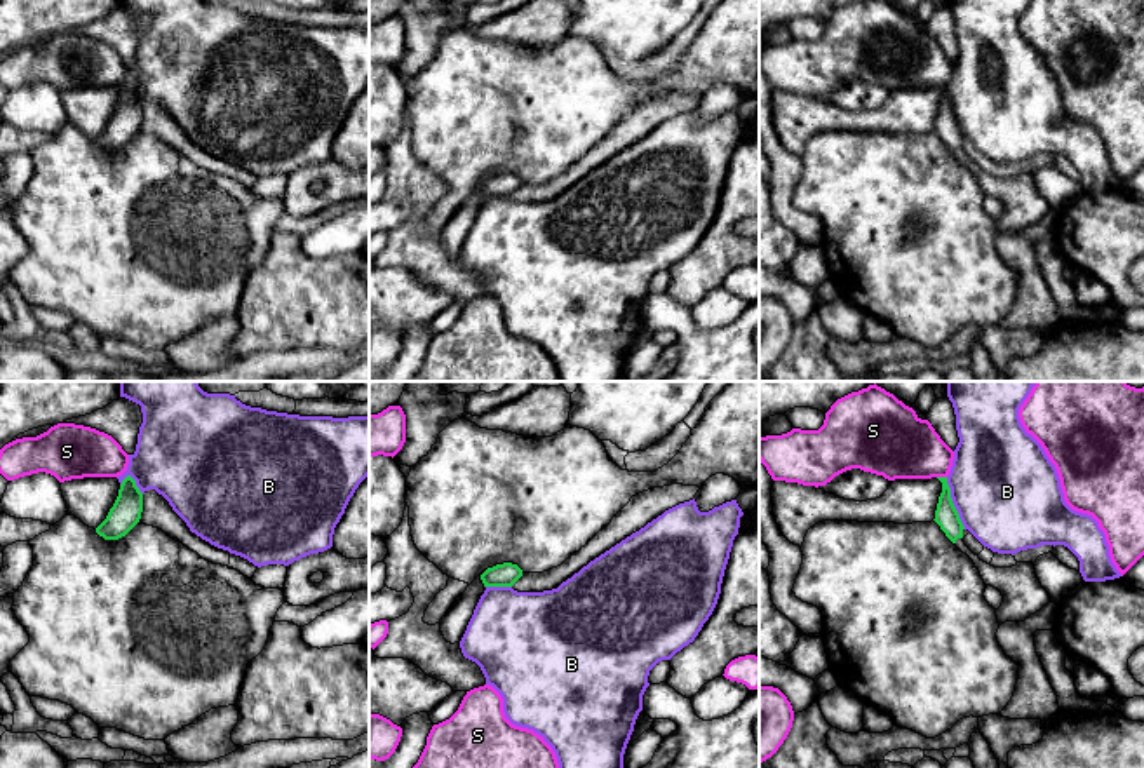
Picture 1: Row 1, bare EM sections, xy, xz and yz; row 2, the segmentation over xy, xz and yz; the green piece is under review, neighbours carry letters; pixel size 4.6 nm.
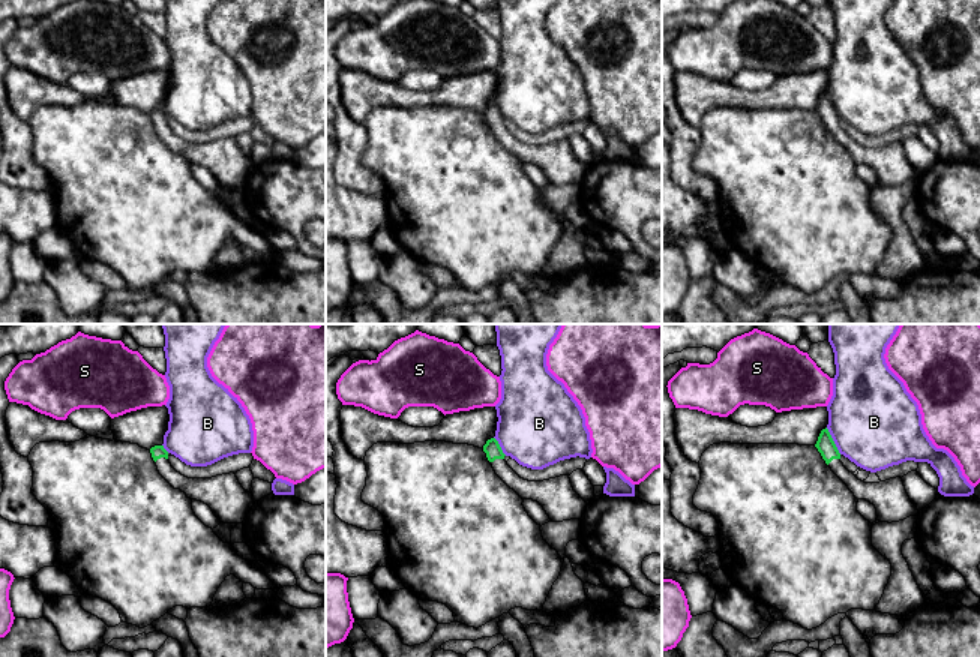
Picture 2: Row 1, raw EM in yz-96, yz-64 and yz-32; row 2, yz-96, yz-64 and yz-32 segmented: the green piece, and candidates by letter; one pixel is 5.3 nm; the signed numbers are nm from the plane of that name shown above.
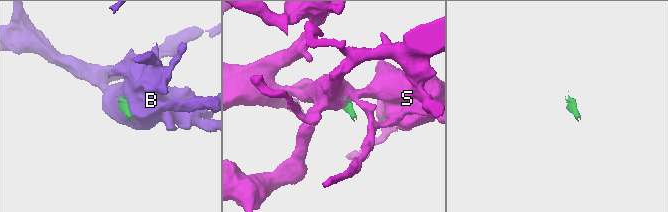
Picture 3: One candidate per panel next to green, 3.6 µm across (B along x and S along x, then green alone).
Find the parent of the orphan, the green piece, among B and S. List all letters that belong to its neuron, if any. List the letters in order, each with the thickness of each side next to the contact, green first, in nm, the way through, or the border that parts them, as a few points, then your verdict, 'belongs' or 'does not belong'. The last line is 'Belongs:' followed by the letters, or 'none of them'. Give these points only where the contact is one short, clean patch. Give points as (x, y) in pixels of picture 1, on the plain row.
B: calibres 110 and 480 nm; border yz (946, 87), (951, 98), (951, 112), (965, 138); does not belong
S: calibres 110 and 300 nm; border yz (937, 86), (946, 87); does not belong
Belongs: none of them

